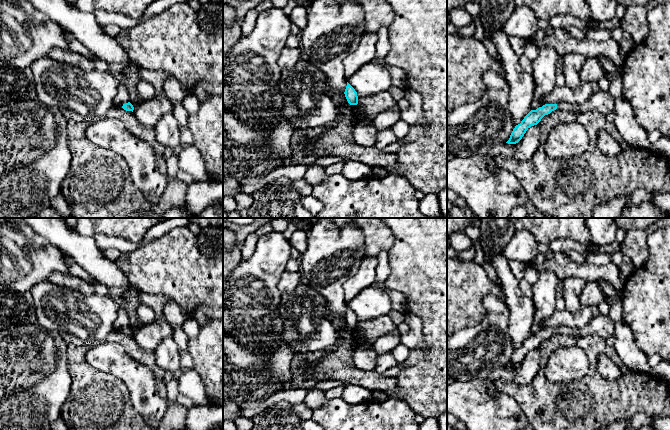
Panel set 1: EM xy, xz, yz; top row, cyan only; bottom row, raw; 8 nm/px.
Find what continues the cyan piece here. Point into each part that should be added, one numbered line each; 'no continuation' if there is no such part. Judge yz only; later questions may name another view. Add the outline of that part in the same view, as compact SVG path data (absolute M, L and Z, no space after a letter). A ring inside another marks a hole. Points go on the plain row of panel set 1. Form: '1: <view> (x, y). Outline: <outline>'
1: yz (601, 325). Outline: M597 314L594 316L587 326L583 328L575 327L558 327L557 333L566 333L575 337L586 337L597 335L601 338L607 339L612 336L615 331L616 323L609 317L609 315Z

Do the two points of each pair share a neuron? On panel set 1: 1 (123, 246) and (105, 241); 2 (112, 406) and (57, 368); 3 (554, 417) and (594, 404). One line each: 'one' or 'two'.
1: one
2: two
3: one

